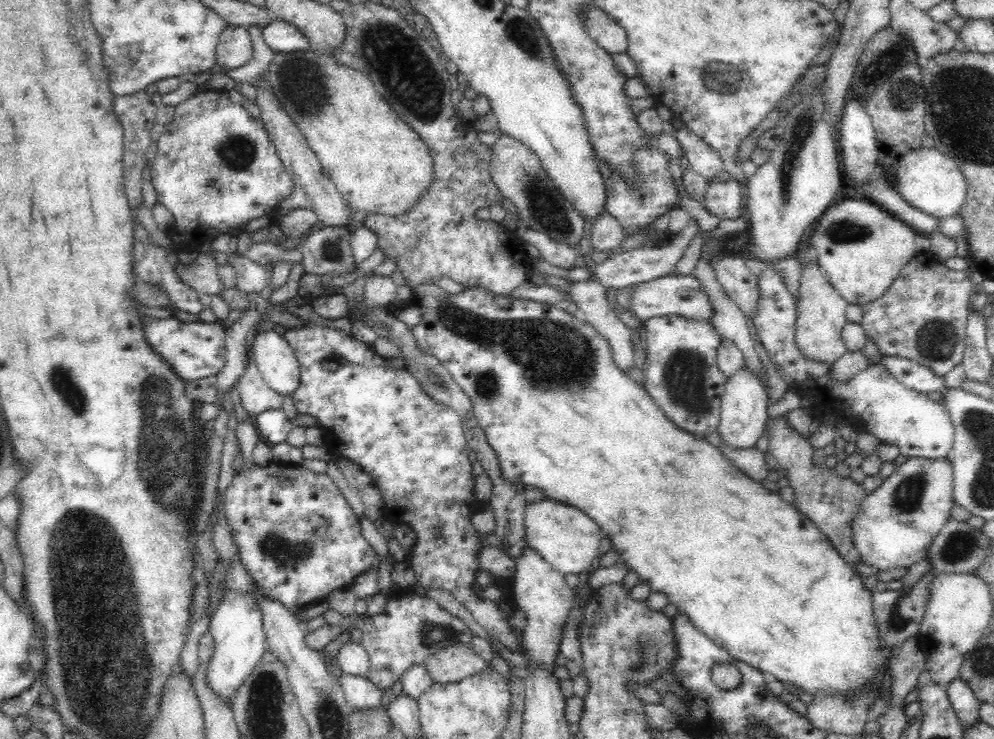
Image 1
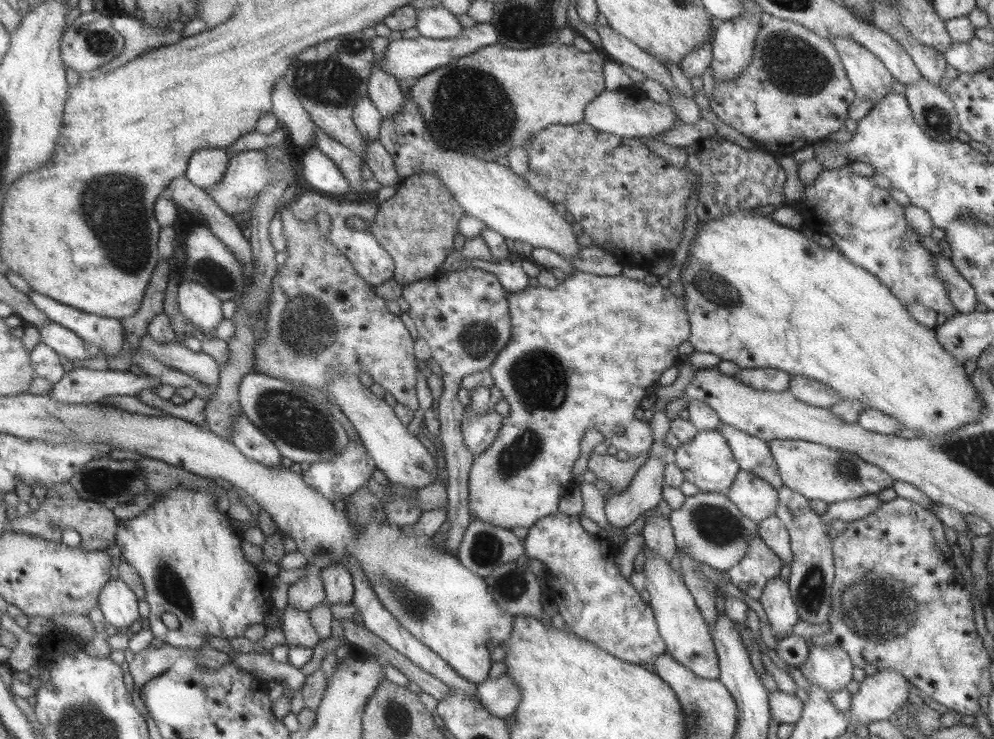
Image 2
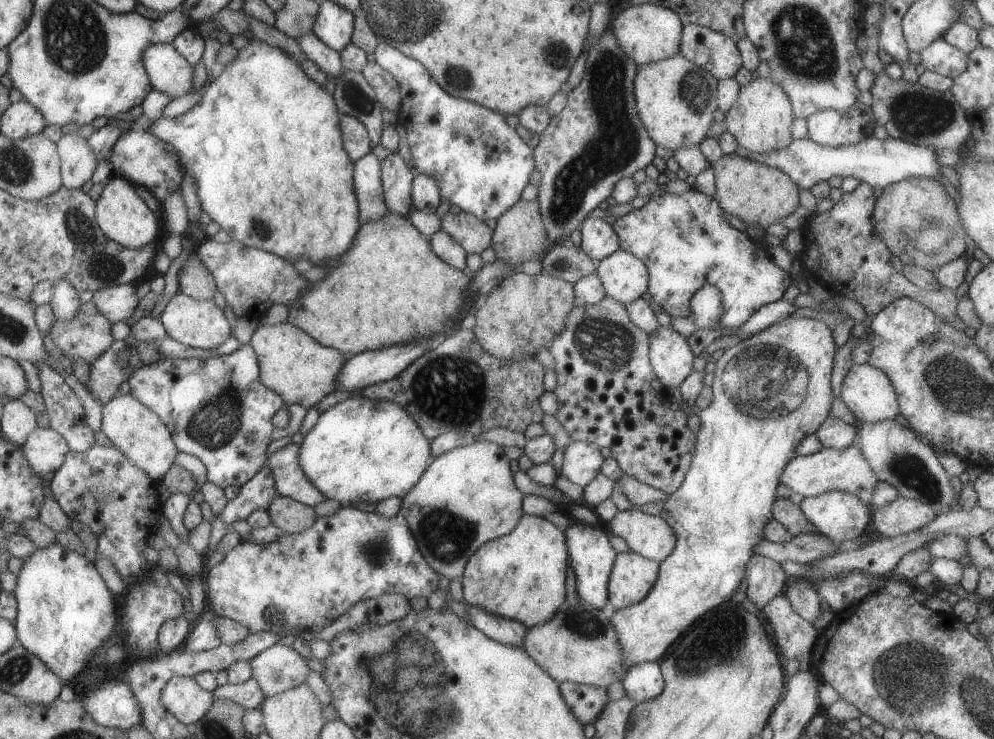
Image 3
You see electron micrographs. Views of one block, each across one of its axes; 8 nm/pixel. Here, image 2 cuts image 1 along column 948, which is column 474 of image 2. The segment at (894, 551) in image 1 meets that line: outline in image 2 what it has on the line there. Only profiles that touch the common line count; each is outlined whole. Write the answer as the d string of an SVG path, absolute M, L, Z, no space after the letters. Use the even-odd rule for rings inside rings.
M572 270L567 273L562 281L558 281L555 288L545 288L542 286L527 286L519 292L506 294L506 305L508 306L510 318L510 337L501 348L500 352L488 366L493 385L498 388L509 404L509 413L501 419L501 424L491 441L491 444L479 453L471 462L467 478L467 490L469 490L468 509L471 515L471 522L483 522L483 524L493 524L497 528L521 527L528 529L536 524L537 520L544 518L550 513L557 512L558 502L572 489L572 468L578 460L580 444L585 429L597 429L609 444L617 450L627 452L629 458L637 456L639 453L647 453L649 445L652 443L652 434L647 422L635 419L633 412L640 408L640 400L652 392L665 368L676 364L679 360L677 346L690 337L690 326L685 310L686 298L676 297L669 289L658 284L646 284L644 281L627 278L621 274L615 276L597 276L580 270ZM617 428L623 431L617 433Z

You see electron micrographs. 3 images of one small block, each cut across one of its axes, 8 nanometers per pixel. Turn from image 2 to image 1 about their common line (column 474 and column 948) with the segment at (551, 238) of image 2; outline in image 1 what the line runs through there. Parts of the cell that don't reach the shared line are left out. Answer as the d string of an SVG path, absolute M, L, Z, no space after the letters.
M936 147L913 150L897 158L897 191L910 206L937 219L959 214L965 203L967 184L965 176L952 157Z

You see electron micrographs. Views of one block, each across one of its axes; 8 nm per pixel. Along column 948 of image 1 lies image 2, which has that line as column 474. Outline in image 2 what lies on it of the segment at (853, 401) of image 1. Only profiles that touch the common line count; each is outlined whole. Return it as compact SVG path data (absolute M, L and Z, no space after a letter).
M468 405L464 407L461 432L464 445L472 455L478 455L491 444L501 419L491 406L481 414L474 414Z

